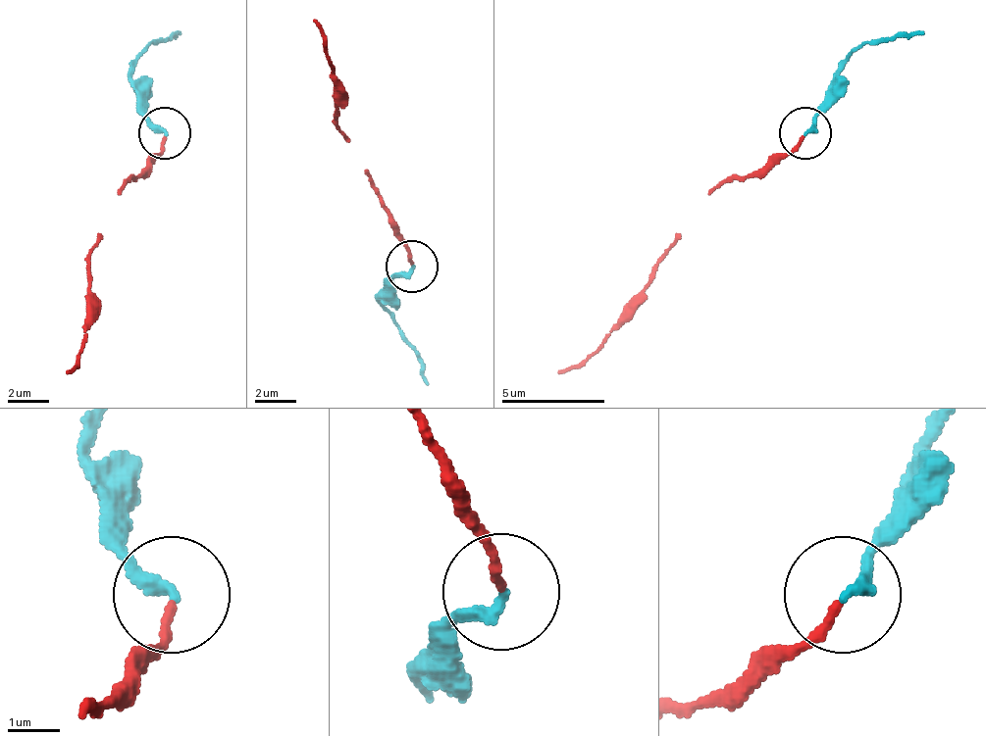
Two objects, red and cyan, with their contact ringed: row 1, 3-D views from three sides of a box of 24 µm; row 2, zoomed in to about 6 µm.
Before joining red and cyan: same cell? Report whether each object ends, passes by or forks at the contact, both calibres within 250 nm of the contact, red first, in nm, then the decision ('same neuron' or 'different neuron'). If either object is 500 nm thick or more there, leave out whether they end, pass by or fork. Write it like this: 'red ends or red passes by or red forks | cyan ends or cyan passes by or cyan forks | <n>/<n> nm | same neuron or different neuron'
red ends | cyan ends | 150/240 nm | same neuron

